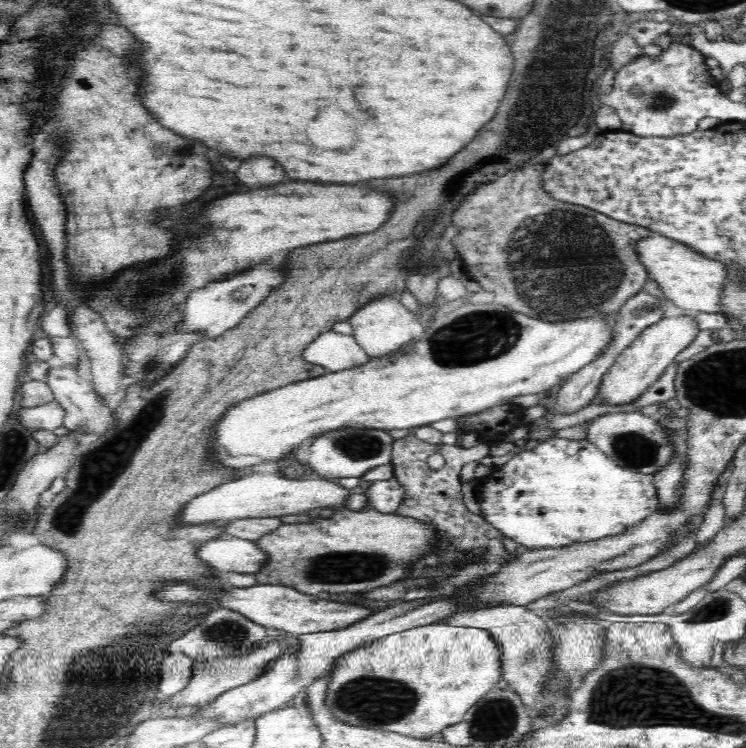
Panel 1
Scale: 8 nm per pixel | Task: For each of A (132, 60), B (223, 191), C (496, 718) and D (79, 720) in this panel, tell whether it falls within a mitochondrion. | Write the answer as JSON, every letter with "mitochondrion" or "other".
{"A":"other","B":"other","C":"mitochondrion","D":"mitochondrion"}

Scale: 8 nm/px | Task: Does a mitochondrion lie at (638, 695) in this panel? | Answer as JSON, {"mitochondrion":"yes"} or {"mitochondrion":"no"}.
{"mitochondrion":"yes"}

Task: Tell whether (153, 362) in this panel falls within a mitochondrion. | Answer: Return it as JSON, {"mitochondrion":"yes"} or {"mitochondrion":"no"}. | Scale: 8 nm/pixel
{"mitochondrion":"yes"}

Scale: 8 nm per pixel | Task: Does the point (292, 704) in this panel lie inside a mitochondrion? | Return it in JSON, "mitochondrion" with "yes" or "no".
{"mitochondrion":"no"}

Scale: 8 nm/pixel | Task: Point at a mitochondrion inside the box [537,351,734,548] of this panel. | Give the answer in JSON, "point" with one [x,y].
{"point":[633,448]}

